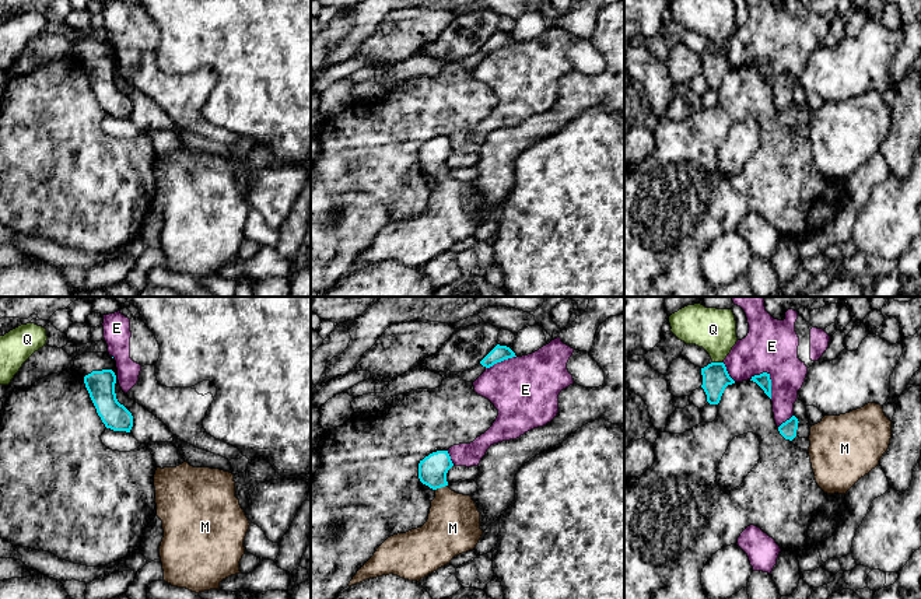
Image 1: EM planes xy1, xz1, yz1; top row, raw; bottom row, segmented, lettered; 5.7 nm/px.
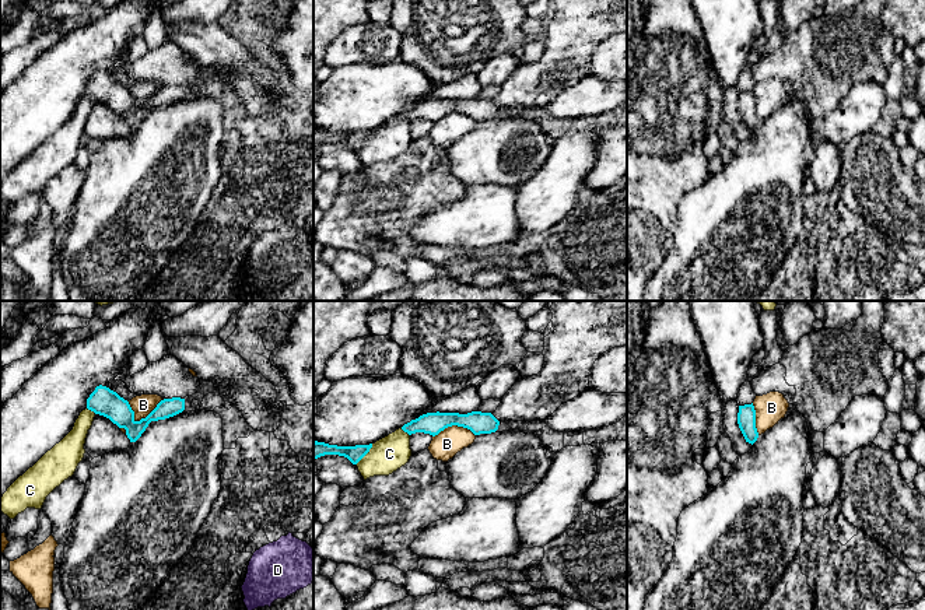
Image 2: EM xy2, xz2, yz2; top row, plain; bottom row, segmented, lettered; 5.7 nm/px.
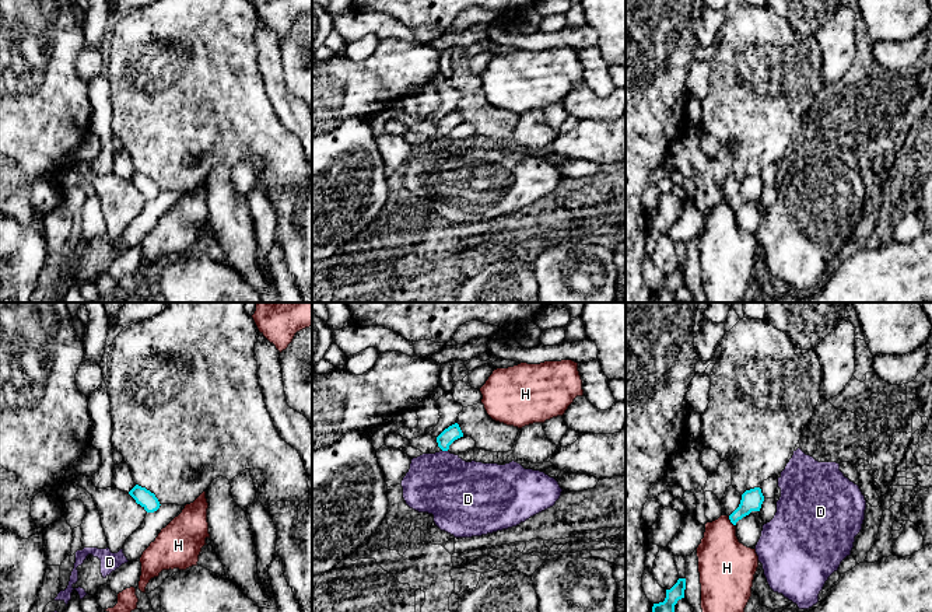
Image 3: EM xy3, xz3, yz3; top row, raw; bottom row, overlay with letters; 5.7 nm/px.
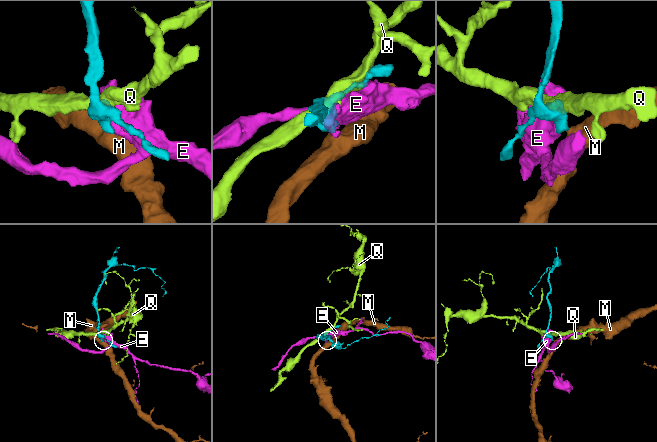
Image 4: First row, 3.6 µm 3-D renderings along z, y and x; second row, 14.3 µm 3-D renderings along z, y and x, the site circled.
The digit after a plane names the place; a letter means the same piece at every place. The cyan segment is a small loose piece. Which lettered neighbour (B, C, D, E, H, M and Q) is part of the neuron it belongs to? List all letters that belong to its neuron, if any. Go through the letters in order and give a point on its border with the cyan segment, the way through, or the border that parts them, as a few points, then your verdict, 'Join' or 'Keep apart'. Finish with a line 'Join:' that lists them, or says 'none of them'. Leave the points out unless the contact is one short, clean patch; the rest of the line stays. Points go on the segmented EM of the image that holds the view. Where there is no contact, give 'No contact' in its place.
B: Touches cyan at xy2 (142, 419). Boundary: xy2 (164, 399), (139, 420), (135, 419), (135, 412), (126, 400). Keep apart
C: Touches cyan at xz2 (365, 454). Boundary: xz2 (372, 444), (356, 463). Keep apart
D: Touches cyan at xz3 (445, 450). Boundary: xz3 (442, 450), (447, 451). Keep apart
E: Touches cyan at yz1 (769, 378). Keep apart
H: Touches cyan at yz3 (731, 521). Keep apart
M: Touches cyan at xz1 (441, 486). Path across: xz1 (433, 469), (441, 486), (452, 515), (452, 528). Join
Q: Touches cyan at yz1 (717, 363). Keep apart
Join: M

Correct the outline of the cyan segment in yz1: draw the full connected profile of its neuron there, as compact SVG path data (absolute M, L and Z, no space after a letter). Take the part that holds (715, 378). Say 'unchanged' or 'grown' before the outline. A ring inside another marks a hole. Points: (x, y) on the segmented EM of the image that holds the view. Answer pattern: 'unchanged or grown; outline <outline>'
unchanged; outline M711 362L701 368L703 385L710 404L718 404L728 385L735 383L724 362Z

